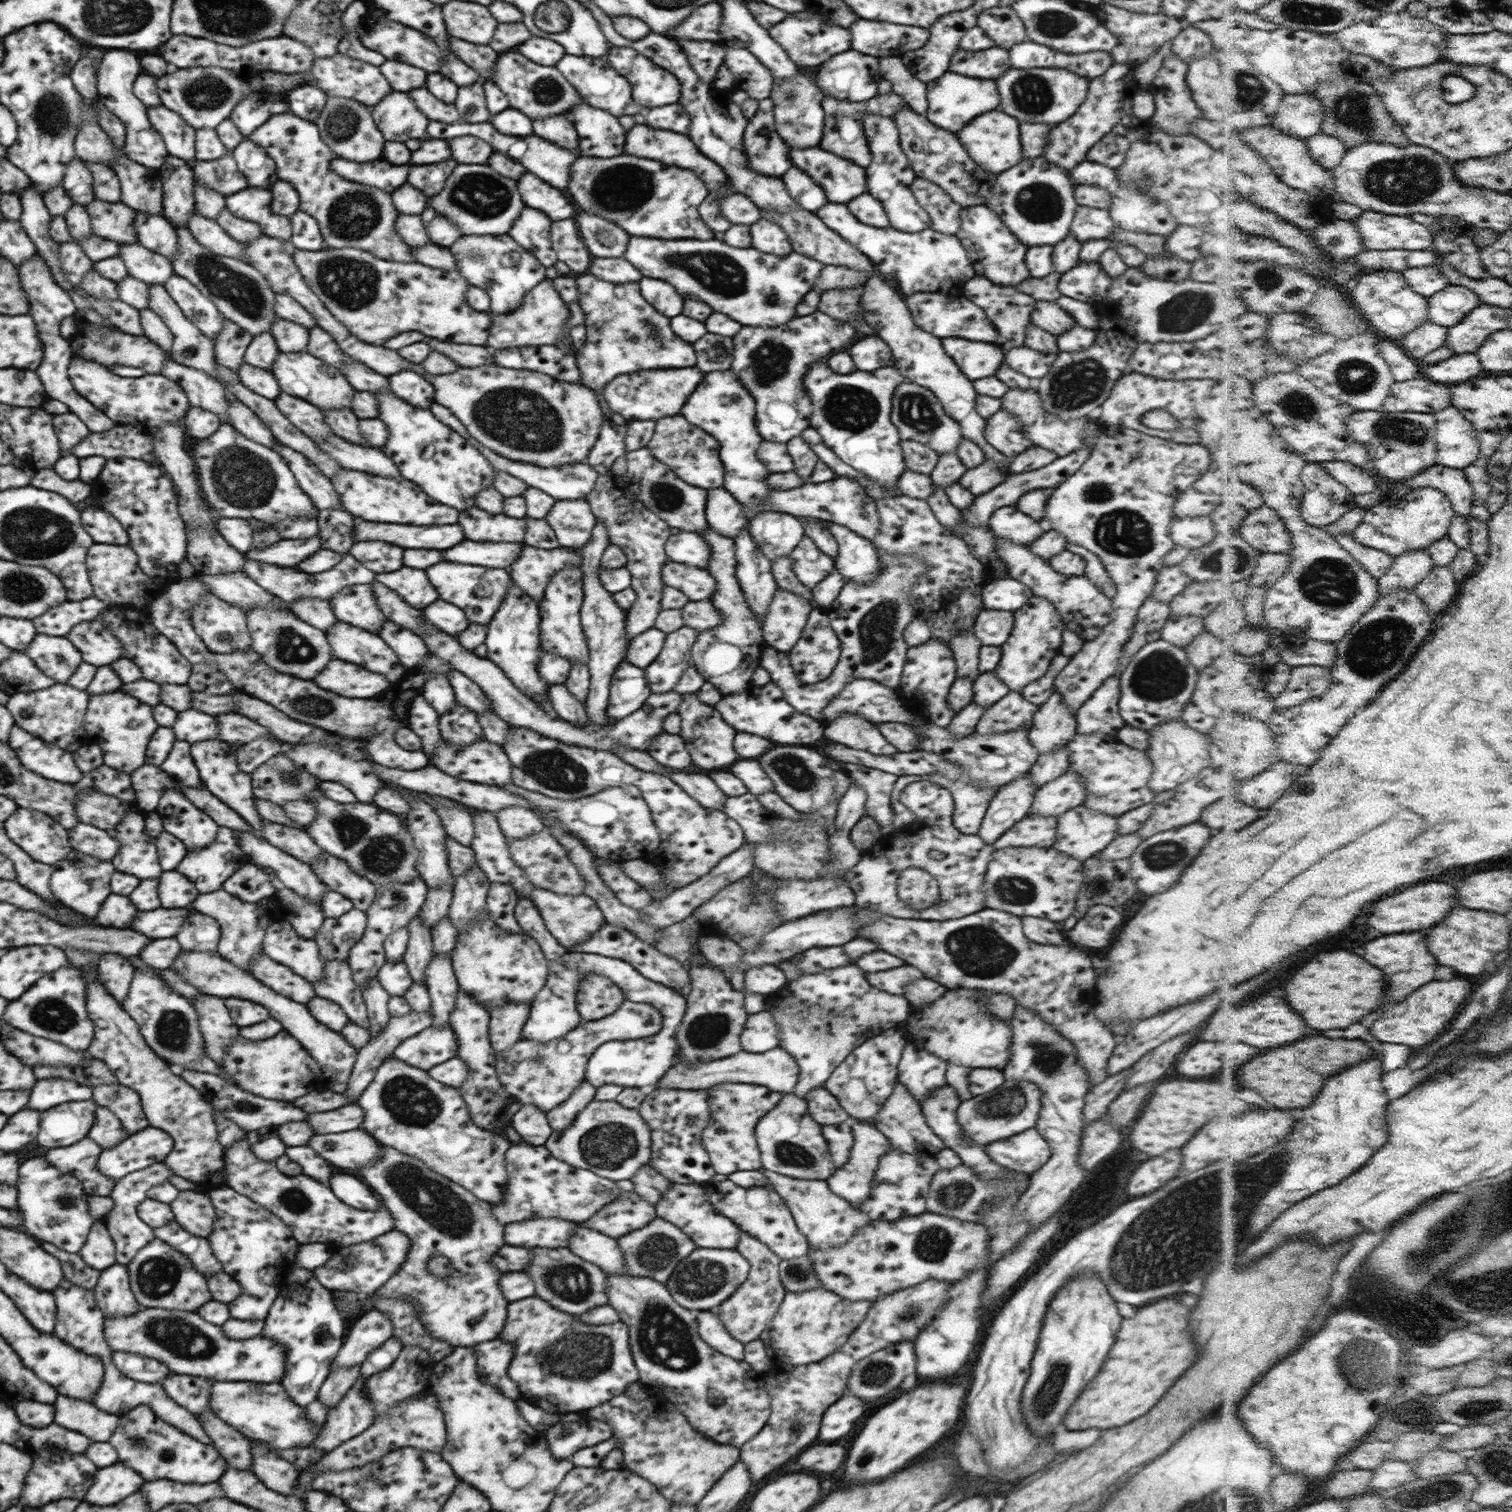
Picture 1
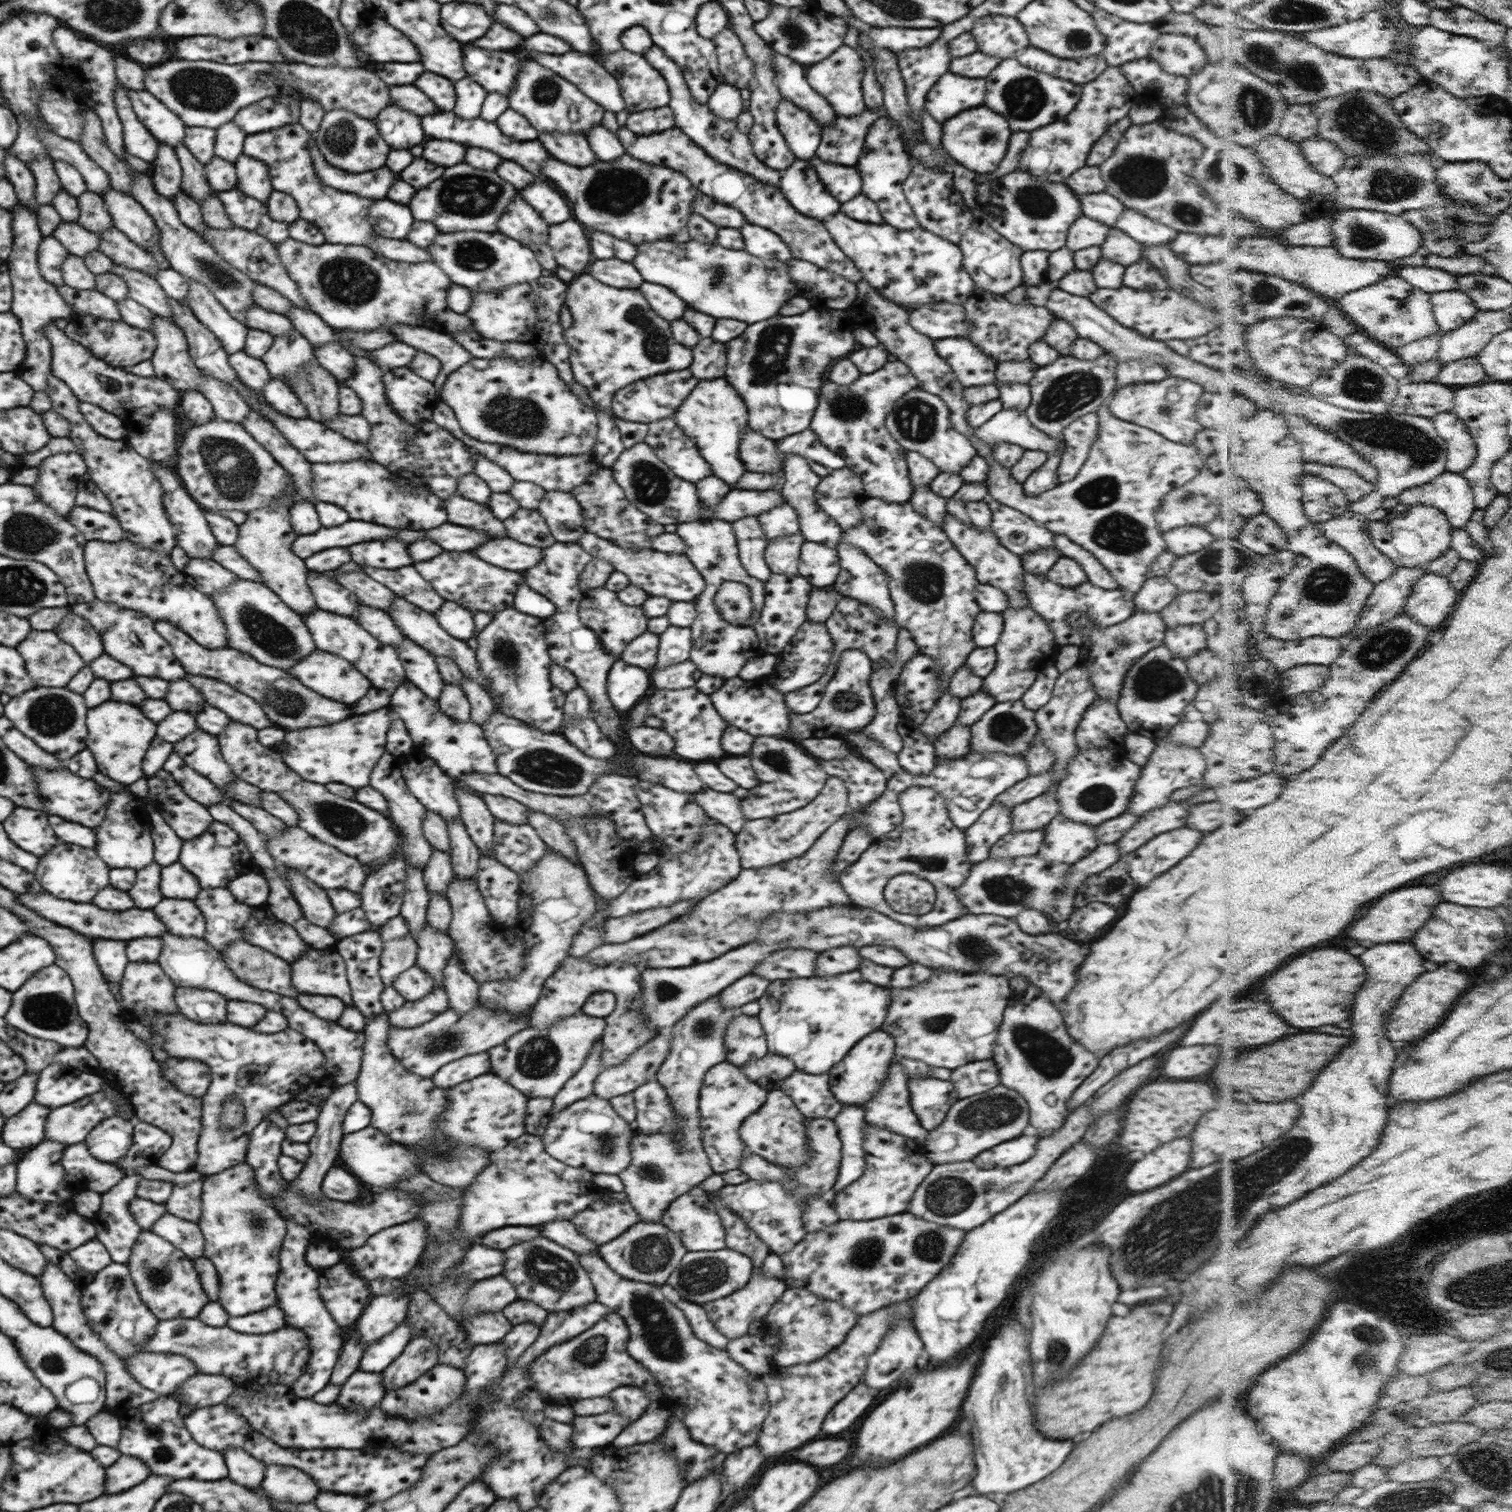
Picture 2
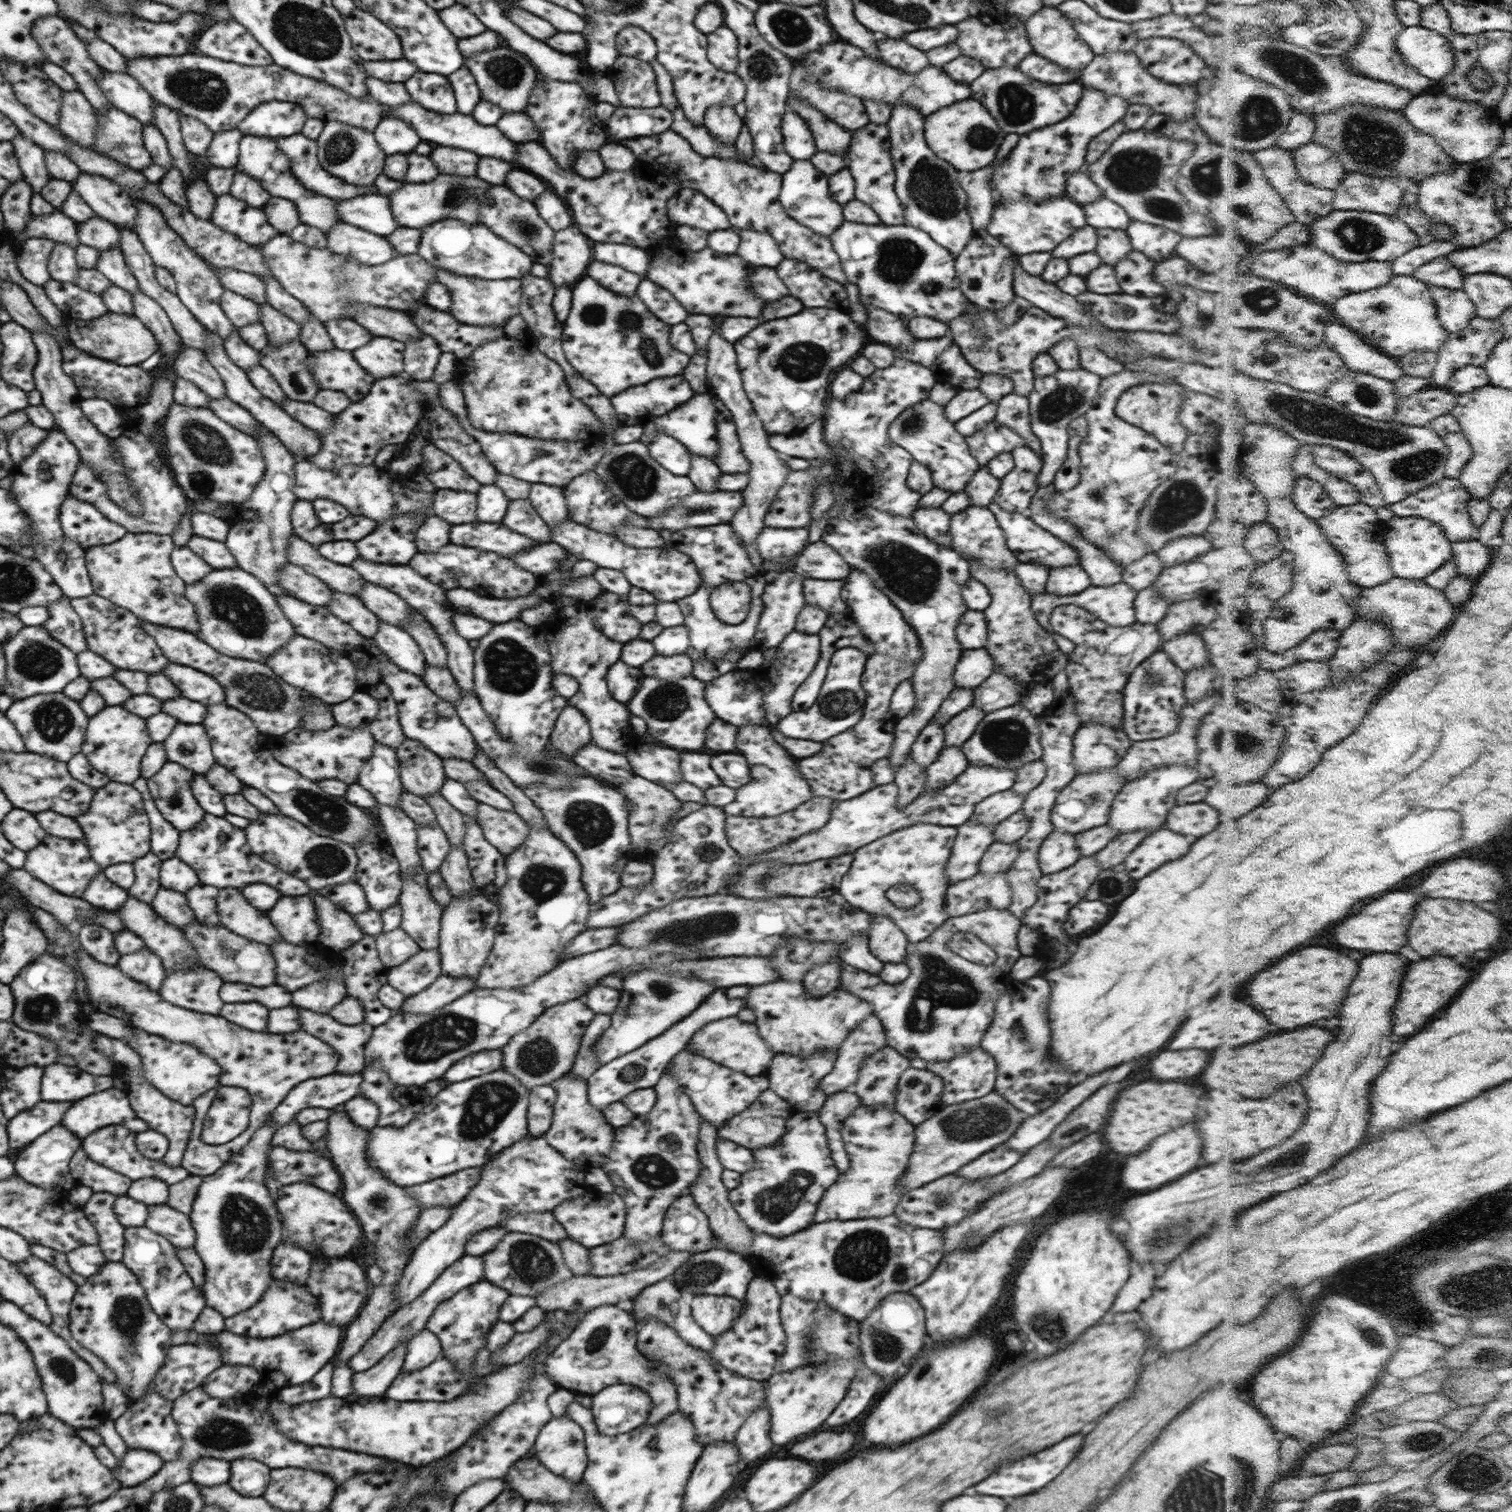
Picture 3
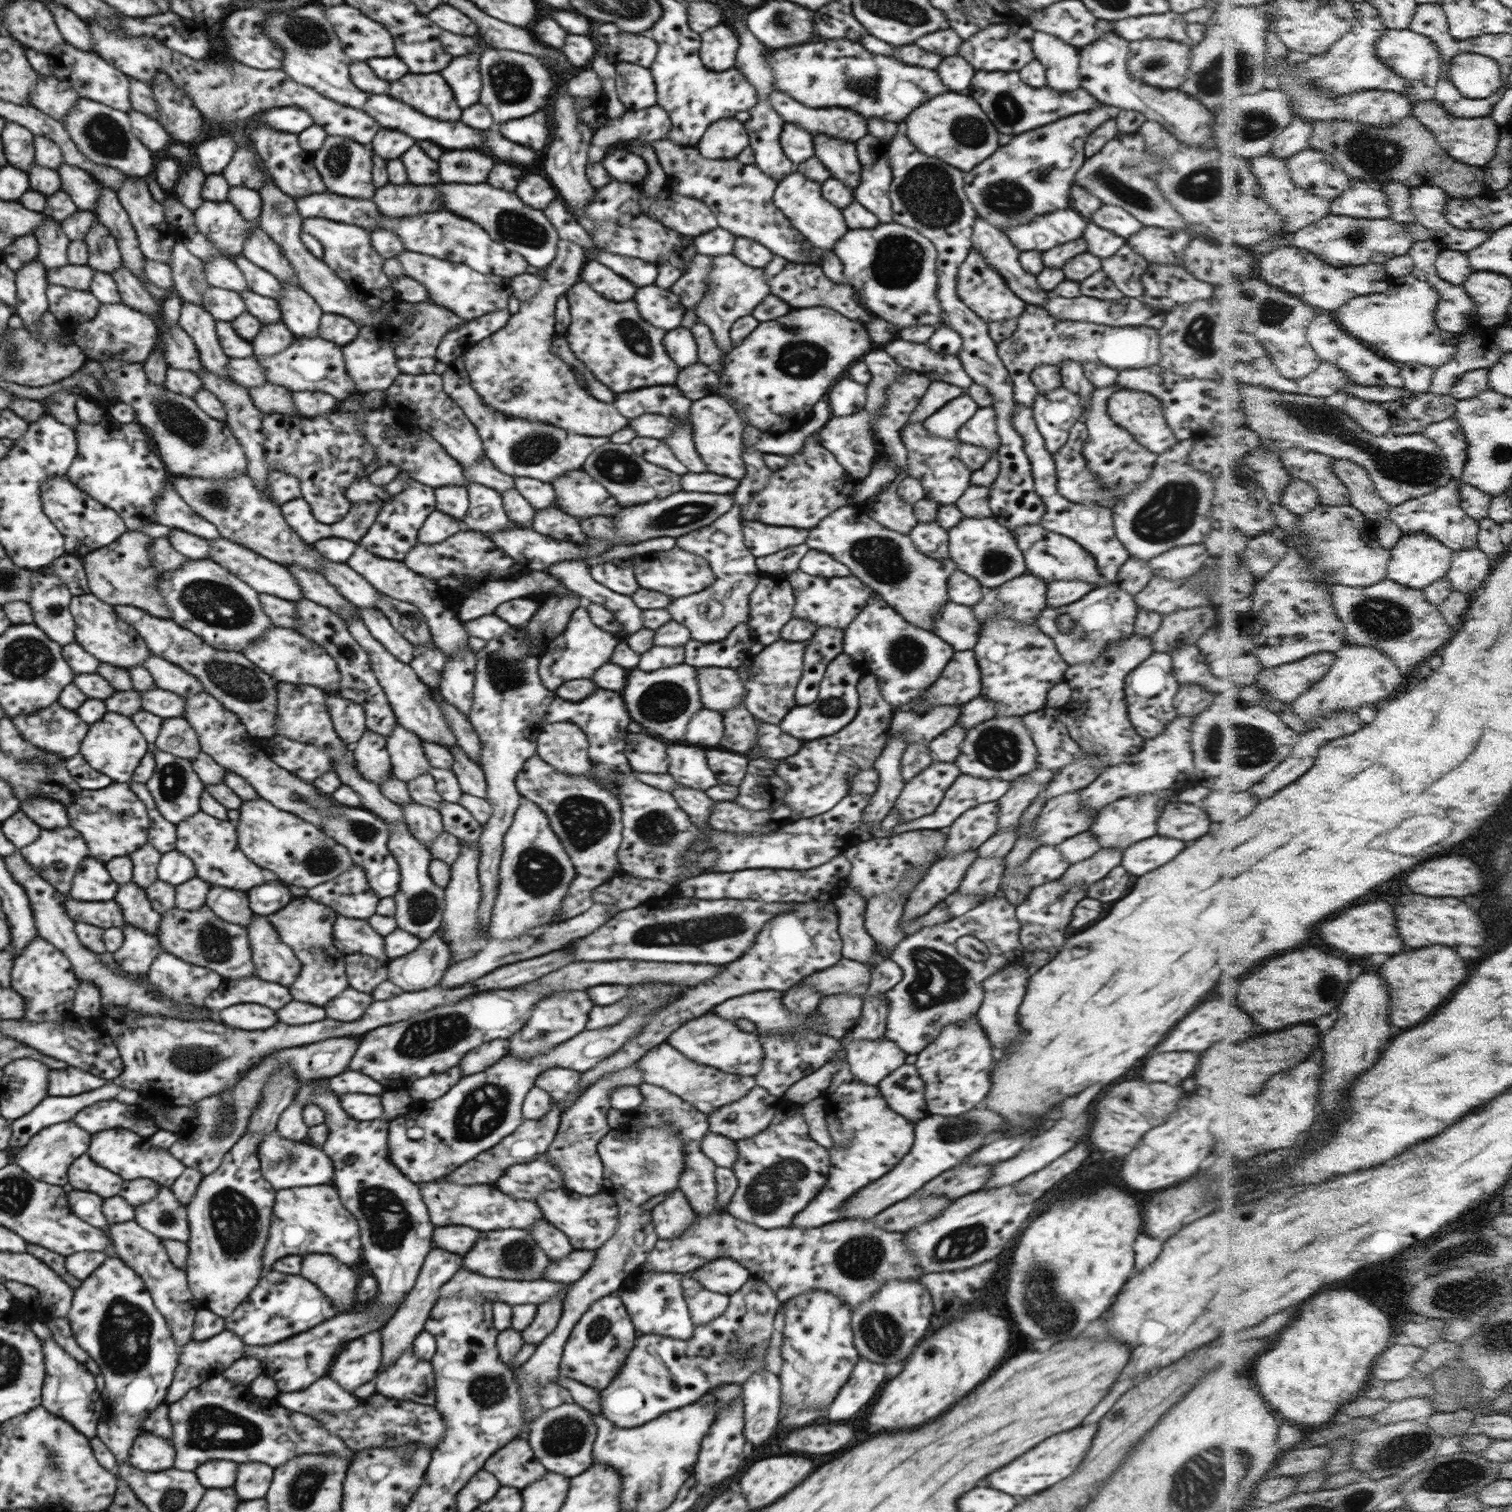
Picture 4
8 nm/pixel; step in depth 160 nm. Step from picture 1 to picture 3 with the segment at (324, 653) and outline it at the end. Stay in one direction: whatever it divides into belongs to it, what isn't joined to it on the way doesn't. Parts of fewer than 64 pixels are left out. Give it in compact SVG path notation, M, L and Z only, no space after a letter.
M240 567L212 569L198 582L185 585L184 596L193 604L200 622L200 639L228 657L266 663L296 638L291 624L266 585Z

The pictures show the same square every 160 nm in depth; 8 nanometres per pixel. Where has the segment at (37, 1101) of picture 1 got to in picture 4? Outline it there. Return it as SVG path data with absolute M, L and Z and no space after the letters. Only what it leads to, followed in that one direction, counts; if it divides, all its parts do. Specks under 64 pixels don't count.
M68 1066L64 1070L50 1070L48 1084L50 1084L48 1086L50 1096L76 1096L104 1086L106 1080Z

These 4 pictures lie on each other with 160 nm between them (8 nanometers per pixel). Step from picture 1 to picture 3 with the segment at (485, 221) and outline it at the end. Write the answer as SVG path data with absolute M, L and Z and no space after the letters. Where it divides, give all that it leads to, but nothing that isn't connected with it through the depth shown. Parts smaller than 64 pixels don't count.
M440 174L430 184L406 184L404 182L404 186L398 188L398 191L392 193L388 198L390 198L392 215L400 227L422 228L434 224L434 222L440 222L444 218L462 220L466 224L478 224L480 202L476 202L476 200L488 199L487 191L490 186L492 184L488 184L476 176L456 178L456 176Z

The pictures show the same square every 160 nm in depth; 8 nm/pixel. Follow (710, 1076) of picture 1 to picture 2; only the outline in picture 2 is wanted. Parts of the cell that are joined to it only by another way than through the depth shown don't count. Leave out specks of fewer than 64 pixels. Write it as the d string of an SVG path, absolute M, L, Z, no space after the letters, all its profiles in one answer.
M766 1053L766 1056L738 1067L751 1081L768 1091L780 1089L783 1080L796 1070L792 1060L774 1053Z

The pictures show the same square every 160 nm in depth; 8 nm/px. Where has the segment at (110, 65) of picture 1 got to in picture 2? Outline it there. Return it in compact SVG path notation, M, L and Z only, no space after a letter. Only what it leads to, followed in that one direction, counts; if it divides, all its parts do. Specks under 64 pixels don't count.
M119 81L115 87L115 104L123 126L123 146L126 153L152 165L158 154L158 141L137 117L125 87Z

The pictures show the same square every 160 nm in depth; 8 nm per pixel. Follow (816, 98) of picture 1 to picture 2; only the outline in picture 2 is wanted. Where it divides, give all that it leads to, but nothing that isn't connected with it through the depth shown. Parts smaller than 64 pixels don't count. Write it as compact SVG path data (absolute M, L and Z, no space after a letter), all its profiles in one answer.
M781 98L776 109L782 137L796 159L810 160L820 146L822 128L809 112Z

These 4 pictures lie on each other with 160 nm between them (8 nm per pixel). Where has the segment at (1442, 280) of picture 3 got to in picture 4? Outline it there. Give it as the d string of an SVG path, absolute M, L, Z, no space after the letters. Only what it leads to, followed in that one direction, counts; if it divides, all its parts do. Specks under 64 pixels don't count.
M1452 249L1443 251L1437 267L1443 280L1456 285L1465 285L1466 280L1477 271L1470 260L1469 253Z

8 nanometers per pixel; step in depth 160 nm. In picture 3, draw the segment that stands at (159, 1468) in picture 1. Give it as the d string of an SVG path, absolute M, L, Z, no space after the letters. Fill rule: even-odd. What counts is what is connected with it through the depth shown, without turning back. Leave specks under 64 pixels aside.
M151 1392L129 1404L126 1412L113 1421L115 1429L126 1443L128 1450L154 1451L160 1458L163 1458L165 1463L177 1460L183 1440L178 1432L178 1425L171 1415L172 1407L172 1400L162 1398L156 1392ZM206 1456L195 1460L190 1469L191 1481L199 1486L213 1487L229 1482L231 1464Z

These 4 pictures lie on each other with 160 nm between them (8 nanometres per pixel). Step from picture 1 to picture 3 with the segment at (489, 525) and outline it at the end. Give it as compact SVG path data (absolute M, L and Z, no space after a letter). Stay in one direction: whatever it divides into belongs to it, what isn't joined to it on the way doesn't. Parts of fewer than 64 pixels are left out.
M437 489L432 507L434 515L451 525L471 523L476 521L477 496L468 491Z

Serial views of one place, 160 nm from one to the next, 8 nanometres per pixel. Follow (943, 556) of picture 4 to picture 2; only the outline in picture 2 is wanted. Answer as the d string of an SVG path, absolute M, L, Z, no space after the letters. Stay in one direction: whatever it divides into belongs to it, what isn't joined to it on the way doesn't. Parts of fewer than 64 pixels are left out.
M914 486L913 493L908 501L914 512L921 513L936 526L942 527L947 515L947 498L942 498L928 486Z

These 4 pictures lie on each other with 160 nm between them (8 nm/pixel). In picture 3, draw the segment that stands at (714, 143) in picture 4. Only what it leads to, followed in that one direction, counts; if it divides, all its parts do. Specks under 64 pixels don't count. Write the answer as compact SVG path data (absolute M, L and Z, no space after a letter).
M718 105L706 111L703 126L716 141L724 142L724 145L735 145L743 128L743 118L734 111L734 106Z

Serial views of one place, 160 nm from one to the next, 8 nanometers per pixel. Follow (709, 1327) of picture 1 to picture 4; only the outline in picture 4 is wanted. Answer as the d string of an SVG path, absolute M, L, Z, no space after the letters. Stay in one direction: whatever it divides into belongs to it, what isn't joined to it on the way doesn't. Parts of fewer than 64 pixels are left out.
M638 1269L631 1274L631 1279L626 1280L617 1290L618 1296L624 1303L627 1313L632 1319L632 1324L638 1331L638 1334L659 1334L673 1339L688 1340L693 1333L695 1324L692 1322L685 1298L683 1297L683 1288L681 1287L680 1273L675 1272L652 1272Z

